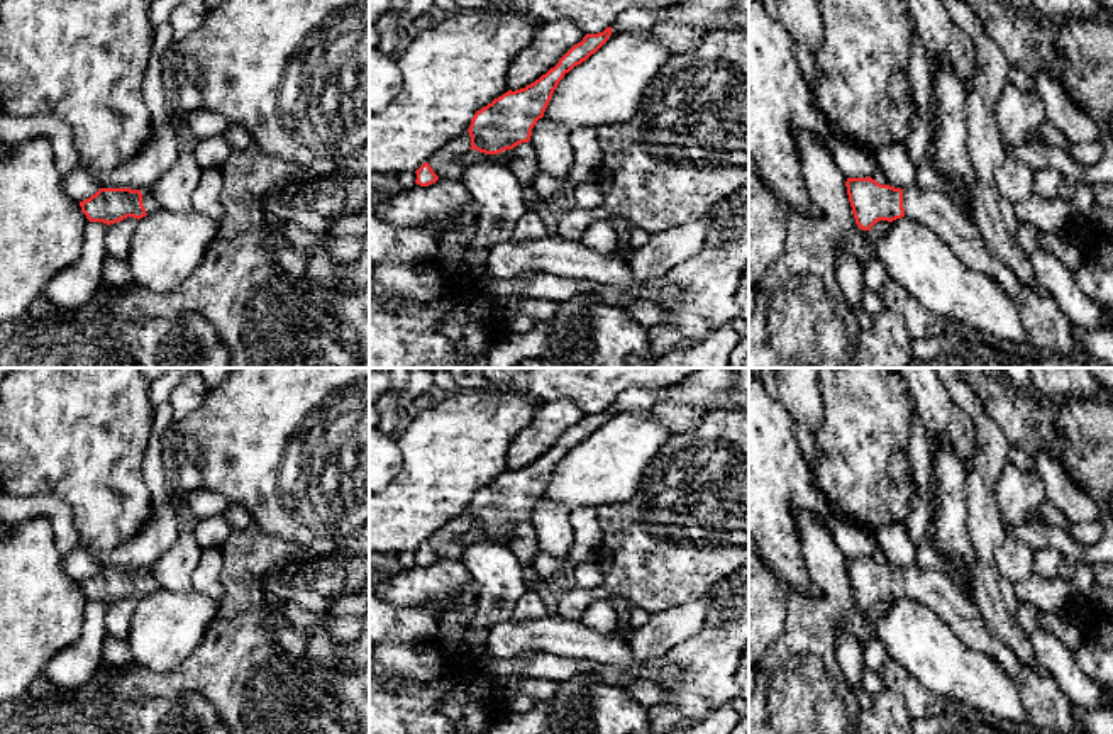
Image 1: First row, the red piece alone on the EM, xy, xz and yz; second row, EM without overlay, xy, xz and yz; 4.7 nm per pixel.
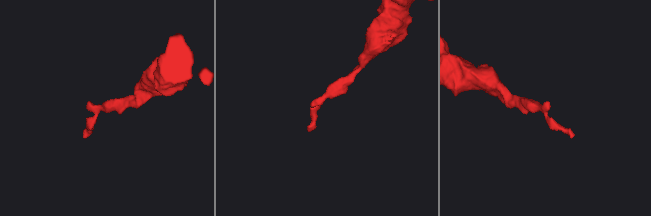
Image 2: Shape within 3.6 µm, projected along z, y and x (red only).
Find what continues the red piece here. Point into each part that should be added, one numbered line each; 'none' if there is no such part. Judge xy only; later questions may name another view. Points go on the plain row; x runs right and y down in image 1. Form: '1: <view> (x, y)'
1: xy (149, 583)

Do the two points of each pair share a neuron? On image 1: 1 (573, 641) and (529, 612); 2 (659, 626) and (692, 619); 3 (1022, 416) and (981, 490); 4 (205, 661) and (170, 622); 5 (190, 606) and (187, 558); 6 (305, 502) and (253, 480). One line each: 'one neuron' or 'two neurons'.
1: two neurons
2: one neuron
3: two neurons
4: two neurons
5: two neurons
6: one neuron

